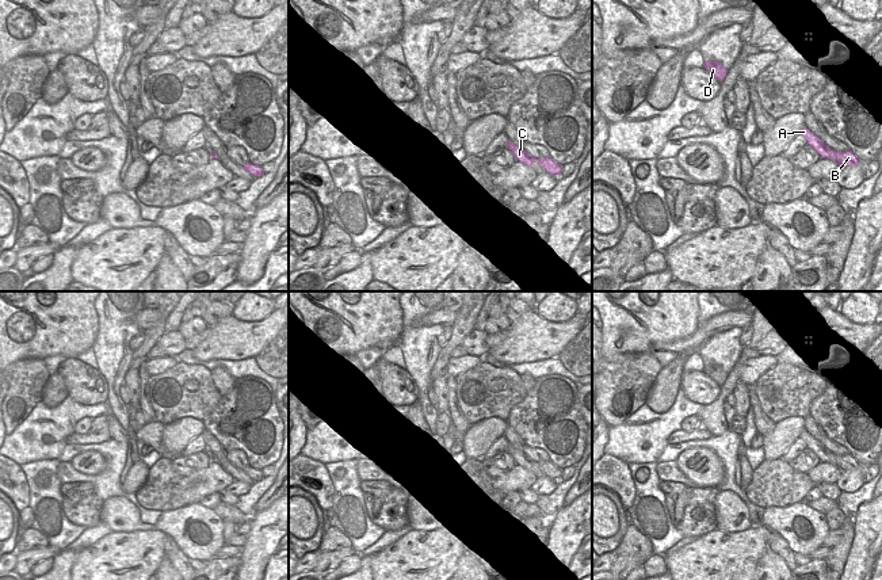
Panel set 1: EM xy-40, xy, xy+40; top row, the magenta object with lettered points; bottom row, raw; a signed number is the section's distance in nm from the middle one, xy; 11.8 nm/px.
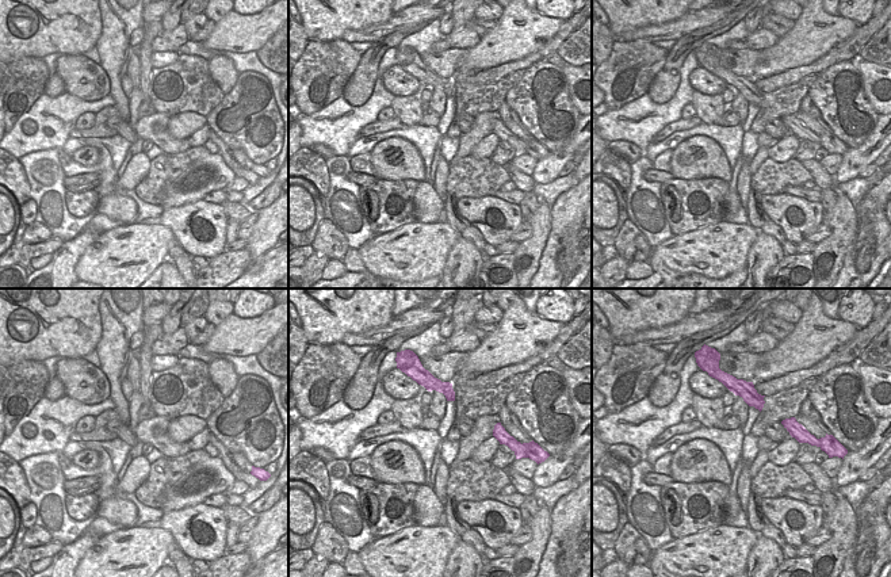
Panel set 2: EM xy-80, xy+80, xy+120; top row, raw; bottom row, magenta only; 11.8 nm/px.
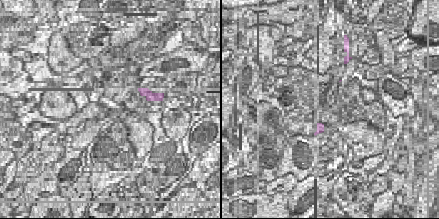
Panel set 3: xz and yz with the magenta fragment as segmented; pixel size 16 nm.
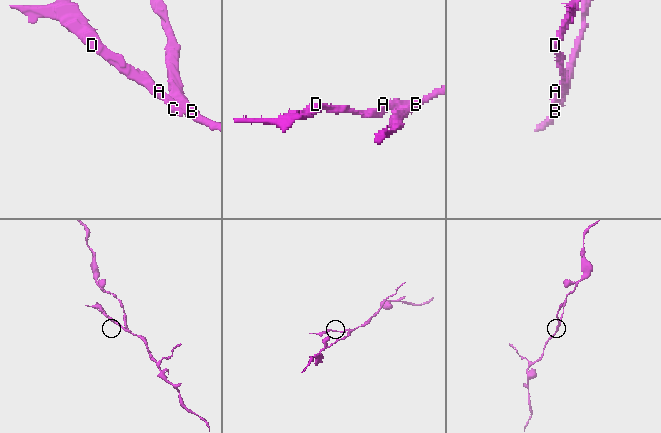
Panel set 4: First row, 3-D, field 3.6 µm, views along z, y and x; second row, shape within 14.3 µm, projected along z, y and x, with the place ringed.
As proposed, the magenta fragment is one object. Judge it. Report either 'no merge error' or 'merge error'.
merge error

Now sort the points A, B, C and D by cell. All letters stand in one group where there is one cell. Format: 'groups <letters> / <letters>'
groups A D / B C

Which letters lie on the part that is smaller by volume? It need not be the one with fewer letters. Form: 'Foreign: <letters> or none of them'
Foreign: A, D

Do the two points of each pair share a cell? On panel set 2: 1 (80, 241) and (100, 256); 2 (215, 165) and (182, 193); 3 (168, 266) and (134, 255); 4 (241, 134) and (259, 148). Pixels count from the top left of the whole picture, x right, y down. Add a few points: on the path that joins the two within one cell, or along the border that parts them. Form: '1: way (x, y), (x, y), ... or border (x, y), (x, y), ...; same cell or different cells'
1: border (100, 233), (80, 256), (75, 274); different cells
2: way (215, 176), (210, 180), (199, 179), (192, 186); same cell
3: border (167, 259), (160, 264); different cells
4: way (245, 136), (255, 144); same cell

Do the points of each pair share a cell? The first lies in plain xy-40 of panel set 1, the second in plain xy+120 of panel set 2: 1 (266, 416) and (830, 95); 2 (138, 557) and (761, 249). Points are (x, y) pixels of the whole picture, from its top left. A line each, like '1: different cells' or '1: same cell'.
1: same cell
2: different cells

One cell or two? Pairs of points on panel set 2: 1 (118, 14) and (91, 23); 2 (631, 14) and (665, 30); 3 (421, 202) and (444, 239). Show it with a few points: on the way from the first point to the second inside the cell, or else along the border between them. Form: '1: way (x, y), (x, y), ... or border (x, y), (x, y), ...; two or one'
1: border (100, 14), (100, 37), (94, 46); two
2: way (639, 14), (649, 14), (657, 22); one
3: border (416, 220), (436, 222); two

